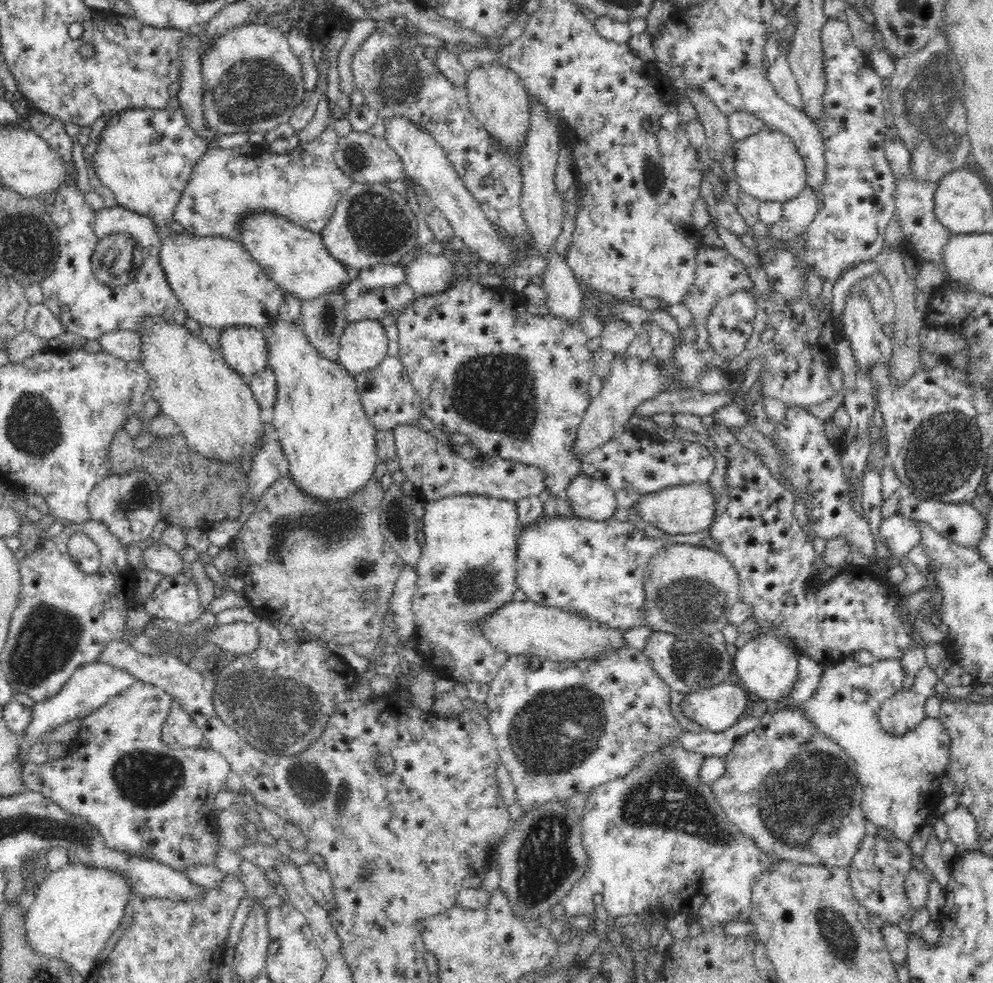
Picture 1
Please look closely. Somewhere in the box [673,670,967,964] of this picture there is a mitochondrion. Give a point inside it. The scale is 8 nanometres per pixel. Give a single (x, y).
(804, 803)

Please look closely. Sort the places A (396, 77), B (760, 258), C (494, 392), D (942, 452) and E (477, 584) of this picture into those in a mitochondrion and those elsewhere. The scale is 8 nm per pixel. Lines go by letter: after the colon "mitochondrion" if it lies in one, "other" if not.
A: mitochondrion
B: other
C: mitochondrion
D: mitochondrion
E: mitochondrion

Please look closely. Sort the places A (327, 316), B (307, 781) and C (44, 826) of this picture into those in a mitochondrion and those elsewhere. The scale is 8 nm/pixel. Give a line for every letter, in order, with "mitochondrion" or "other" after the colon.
A: mitochondrion
B: mitochondrion
C: mitochondrion

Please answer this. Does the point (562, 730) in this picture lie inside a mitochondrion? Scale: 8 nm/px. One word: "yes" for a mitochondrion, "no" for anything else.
yes

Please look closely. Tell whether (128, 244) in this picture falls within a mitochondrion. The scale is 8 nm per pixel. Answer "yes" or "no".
yes

